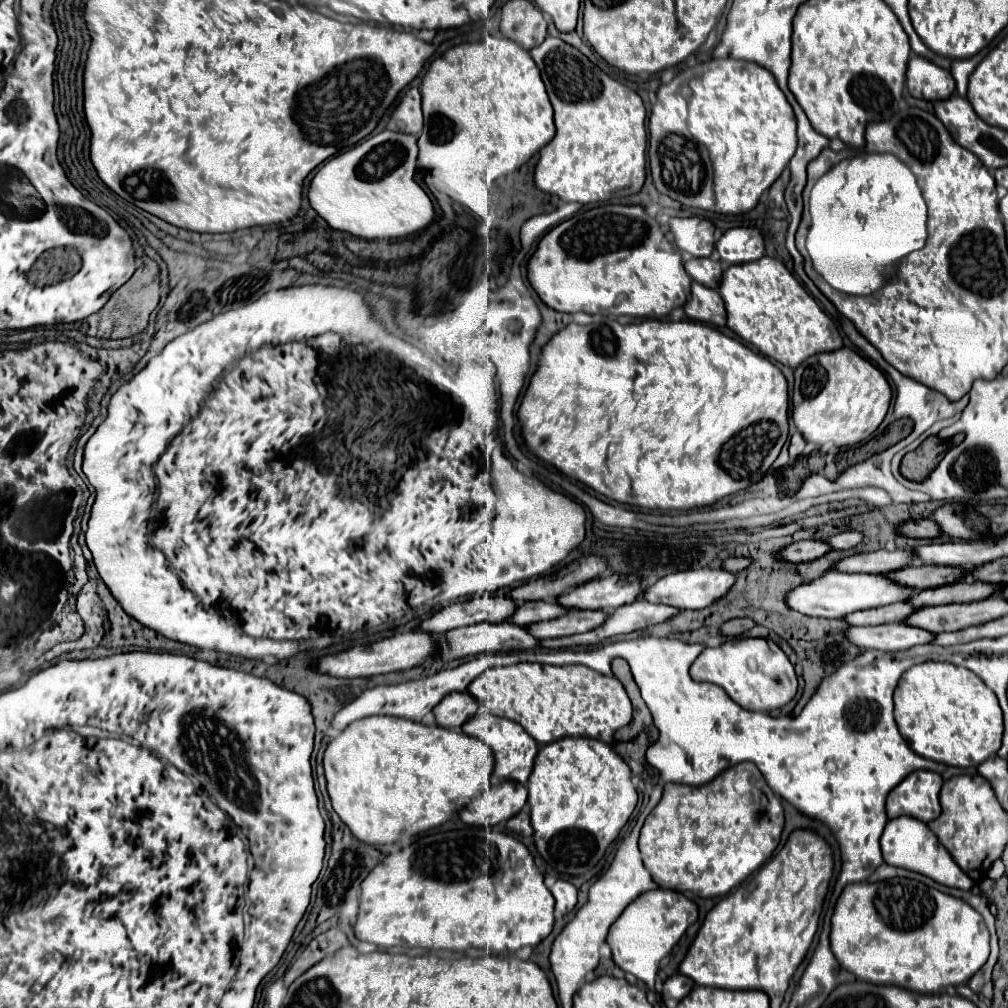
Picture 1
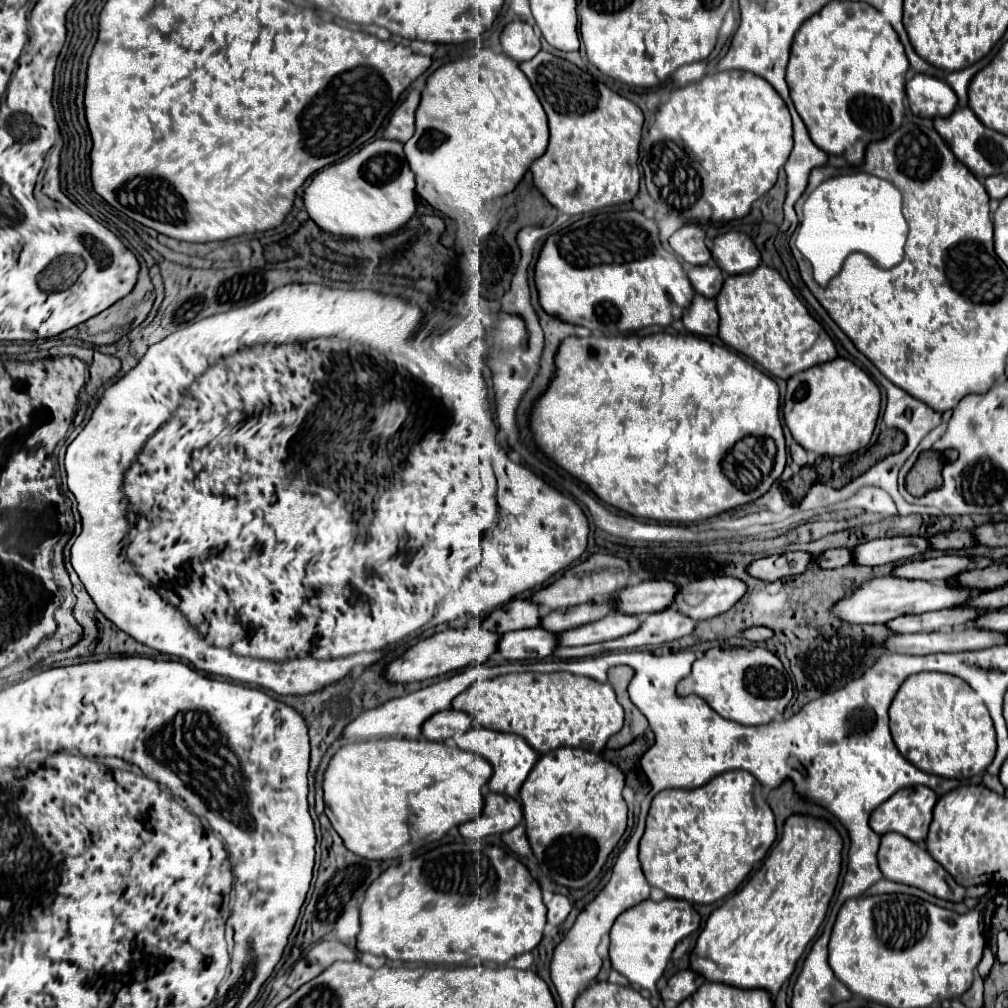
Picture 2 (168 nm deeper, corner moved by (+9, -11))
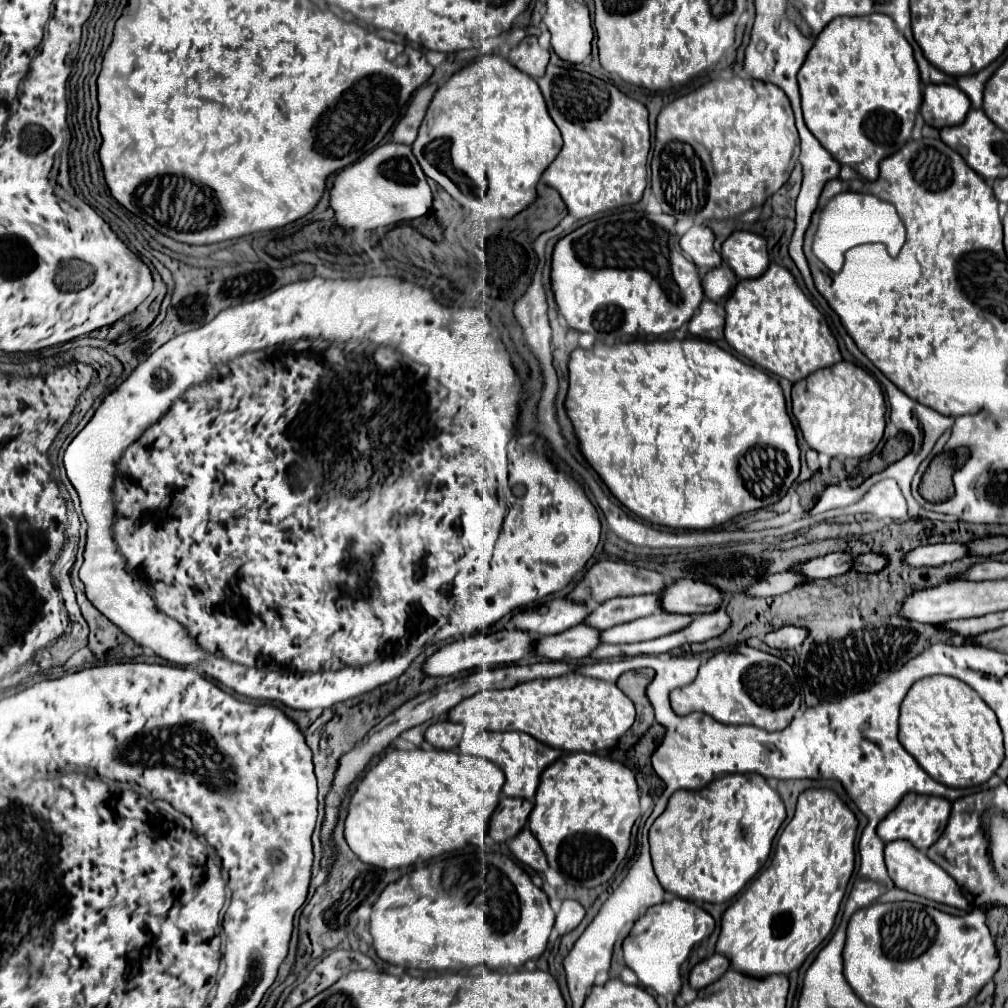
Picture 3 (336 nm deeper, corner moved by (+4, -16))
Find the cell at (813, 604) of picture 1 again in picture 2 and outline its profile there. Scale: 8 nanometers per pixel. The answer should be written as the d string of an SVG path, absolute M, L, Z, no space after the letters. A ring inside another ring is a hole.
M876 577L876 579L864 581L850 595L838 599L838 603L834 603L830 611L836 619L846 623L886 623L894 617L908 615L908 613L926 613L926 611L956 607L958 603L962 603L962 599L966 599L966 595L974 595L974 593L976 591L954 591L954 587L946 587L946 581L932 585L928 581Z

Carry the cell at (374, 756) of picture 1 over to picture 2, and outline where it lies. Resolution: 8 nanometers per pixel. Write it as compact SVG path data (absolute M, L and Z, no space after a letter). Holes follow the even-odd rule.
M370 739L342 745L324 771L324 803L326 815L342 837L346 849L364 859L396 859L412 853L426 843L442 839L450 827L474 819L482 811L482 796L488 789L490 763L480 755L432 743L428 739Z

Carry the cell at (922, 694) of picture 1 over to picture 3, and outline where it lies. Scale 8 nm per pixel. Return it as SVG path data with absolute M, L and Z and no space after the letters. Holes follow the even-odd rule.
M927 676L911 686L901 704L899 742L933 780L951 788L985 784L1005 758L995 712L971 686L951 676Z

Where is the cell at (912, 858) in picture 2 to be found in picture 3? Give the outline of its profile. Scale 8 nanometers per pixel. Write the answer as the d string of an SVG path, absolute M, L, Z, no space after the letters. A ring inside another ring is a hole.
M903 840L889 842L885 846L885 864L887 864L887 872L897 888L907 890L917 896L923 896L923 898L929 898L929 900L935 900L935 902L941 902L941 904L947 904L953 908L964 911L972 909L968 900L961 894L959 886L955 884L955 880L951 876L947 876L947 872L943 872L943 868L939 868L935 862L931 862L923 852L919 852L913 844L907 844Z

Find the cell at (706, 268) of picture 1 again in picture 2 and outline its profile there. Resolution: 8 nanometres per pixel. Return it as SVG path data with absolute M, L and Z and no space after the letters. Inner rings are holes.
M716 265L692 267L688 271L688 279L690 279L692 287L696 289L696 293L700 293L704 297L716 297L718 291L722 289L722 283L724 283L722 269Z

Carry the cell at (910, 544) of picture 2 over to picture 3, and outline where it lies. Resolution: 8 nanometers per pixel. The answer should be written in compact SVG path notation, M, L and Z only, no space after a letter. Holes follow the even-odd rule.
M927 544L919 546L913 552L907 554L907 562L915 566L941 566L945 562L961 560L969 554L969 548L965 544Z

